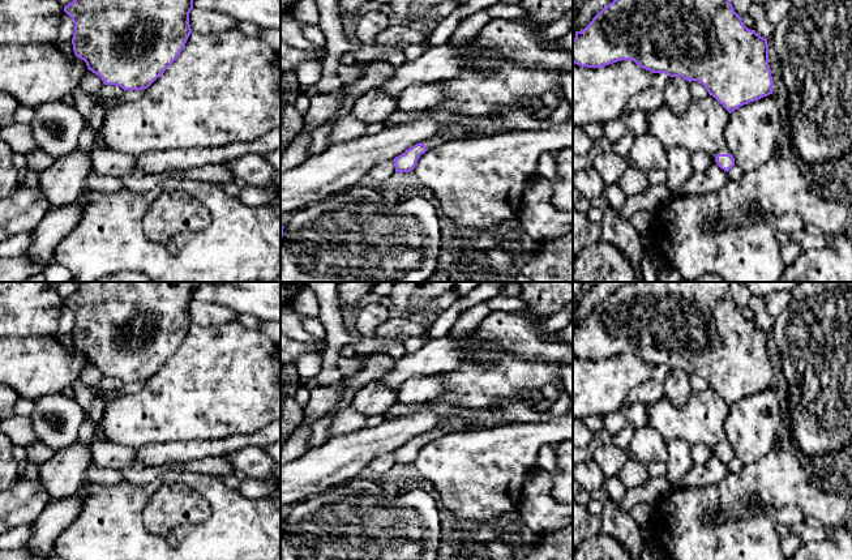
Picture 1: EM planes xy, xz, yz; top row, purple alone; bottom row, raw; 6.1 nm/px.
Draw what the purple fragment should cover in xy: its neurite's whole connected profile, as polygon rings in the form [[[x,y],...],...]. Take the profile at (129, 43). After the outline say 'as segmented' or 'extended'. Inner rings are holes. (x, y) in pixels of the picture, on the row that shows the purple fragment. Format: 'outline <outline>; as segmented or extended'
outline [[[73,0],[64,12],[74,23],[73,51],[104,85],[124,90],[147,89],[177,59],[192,33],[189,13],[193,0]]]; as segmented

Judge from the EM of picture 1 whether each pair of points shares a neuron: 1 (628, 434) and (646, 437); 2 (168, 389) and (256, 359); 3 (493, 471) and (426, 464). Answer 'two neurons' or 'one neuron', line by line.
1: two neurons
2: one neuron
3: one neuron

